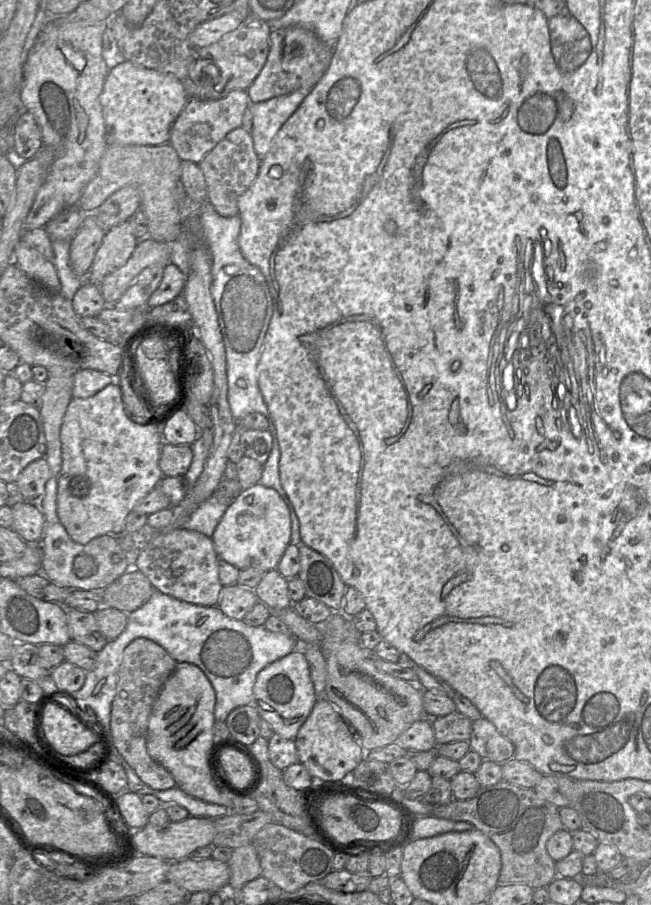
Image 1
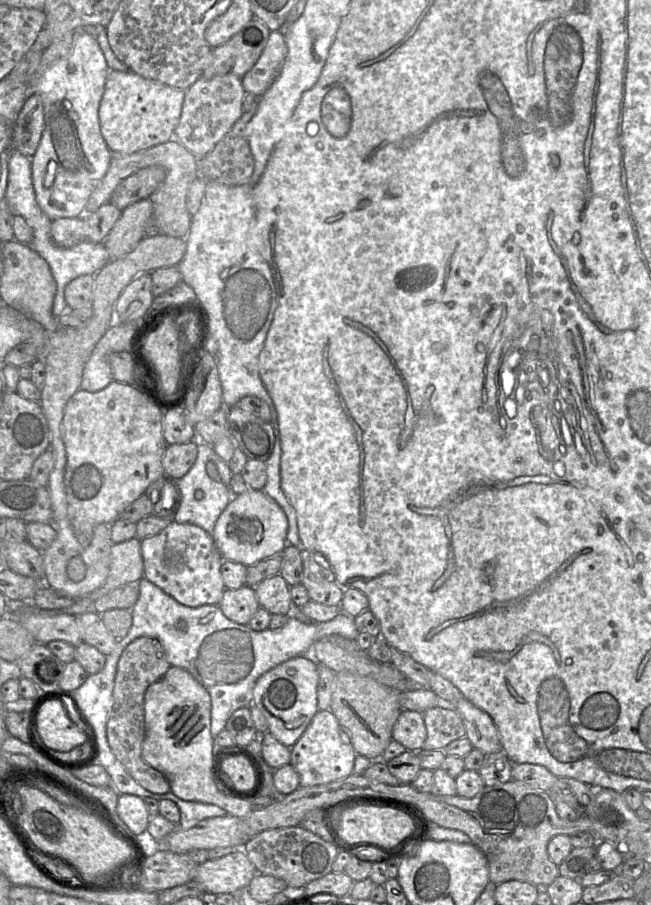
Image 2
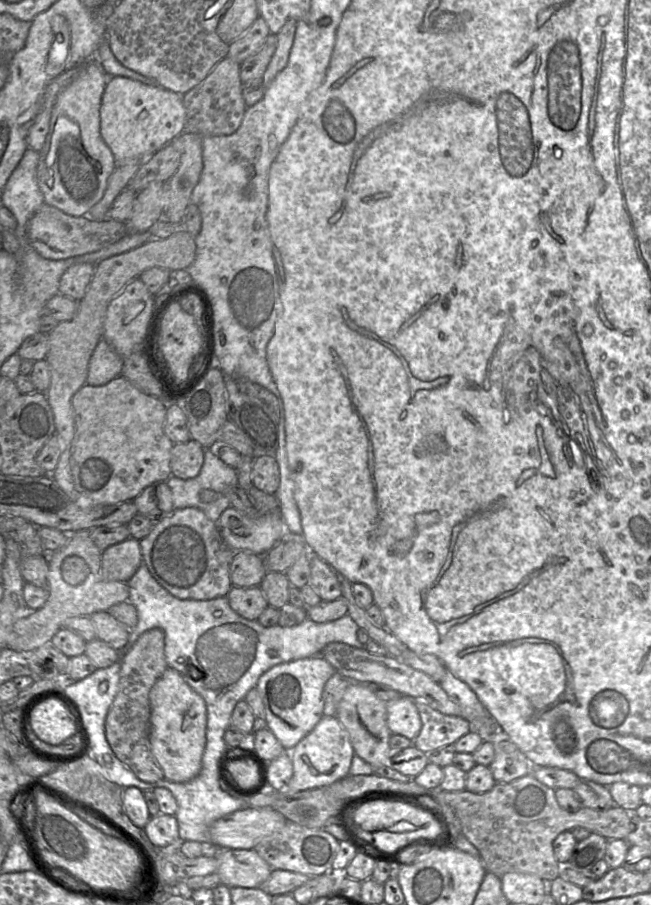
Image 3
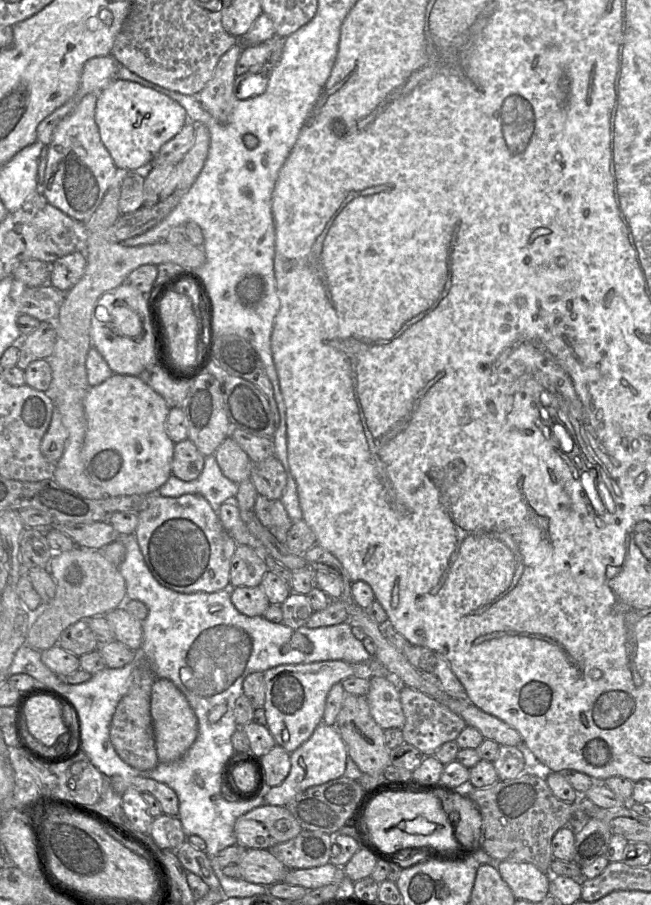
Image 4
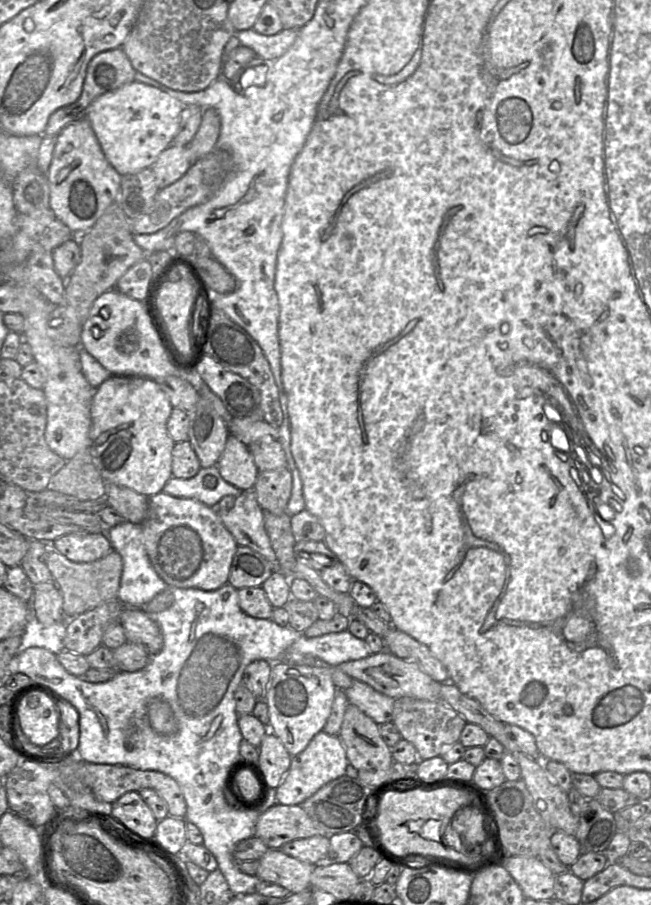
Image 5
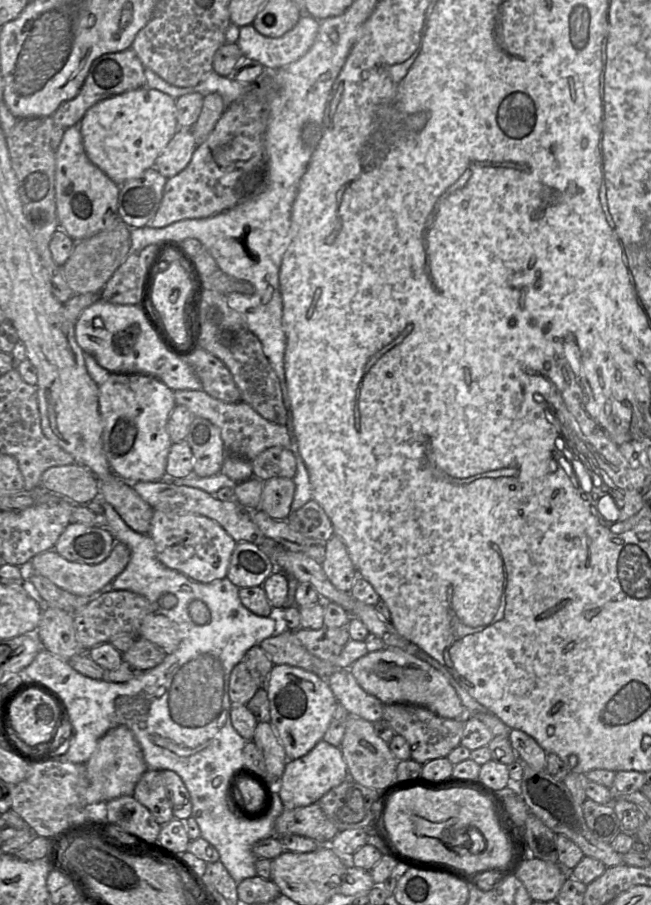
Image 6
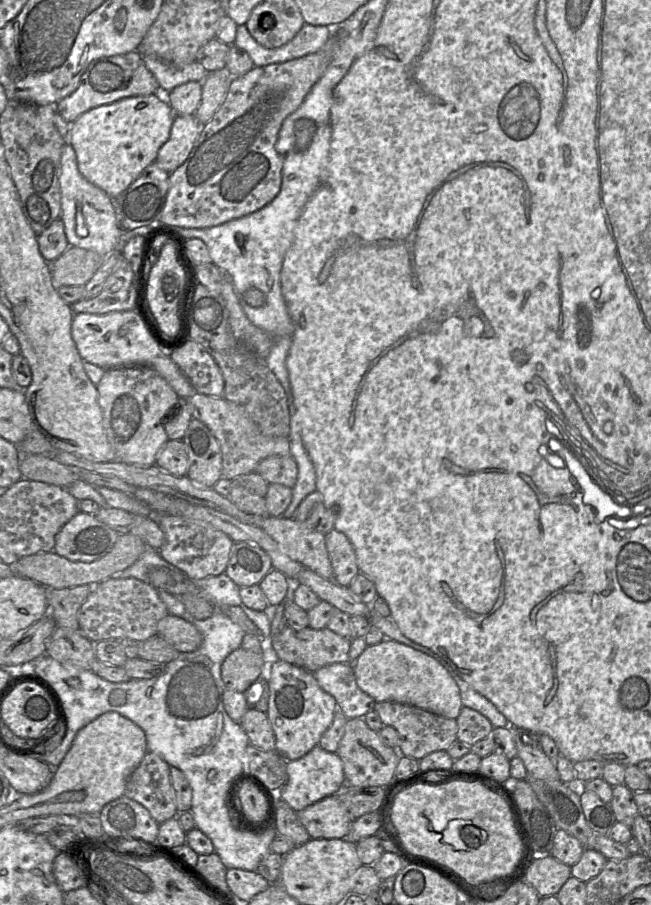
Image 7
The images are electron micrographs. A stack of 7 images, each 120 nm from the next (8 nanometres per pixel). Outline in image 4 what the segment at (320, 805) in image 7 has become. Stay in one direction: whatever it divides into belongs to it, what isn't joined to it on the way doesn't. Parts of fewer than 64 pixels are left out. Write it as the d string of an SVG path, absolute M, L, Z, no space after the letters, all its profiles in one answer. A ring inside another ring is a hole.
M261 804L240 816L234 826L236 844L269 849L296 837L302 827L285 806Z

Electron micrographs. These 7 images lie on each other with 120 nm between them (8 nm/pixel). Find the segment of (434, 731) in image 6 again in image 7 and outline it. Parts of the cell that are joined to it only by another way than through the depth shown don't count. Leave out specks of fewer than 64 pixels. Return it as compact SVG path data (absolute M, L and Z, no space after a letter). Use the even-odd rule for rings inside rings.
M376 702L376 711L385 726L395 728L400 737L400 756L420 760L435 751L448 751L457 740L457 721L424 709L398 702Z

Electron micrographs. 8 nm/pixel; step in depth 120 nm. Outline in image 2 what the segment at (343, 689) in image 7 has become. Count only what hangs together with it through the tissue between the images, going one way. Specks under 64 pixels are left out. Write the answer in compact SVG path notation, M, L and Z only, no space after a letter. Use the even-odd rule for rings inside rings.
M402 710L394 727L393 740L402 744L406 750L418 752L423 749L427 737L424 716L418 711Z

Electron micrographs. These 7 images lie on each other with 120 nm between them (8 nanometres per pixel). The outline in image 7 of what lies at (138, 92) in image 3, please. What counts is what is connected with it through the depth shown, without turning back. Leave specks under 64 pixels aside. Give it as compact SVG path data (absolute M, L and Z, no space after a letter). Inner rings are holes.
M169 92L125 97L94 107L71 123L68 142L75 150L80 173L90 183L104 190L111 198L119 196L148 165L155 162L160 147L170 137L176 115L166 102L167 93Z

